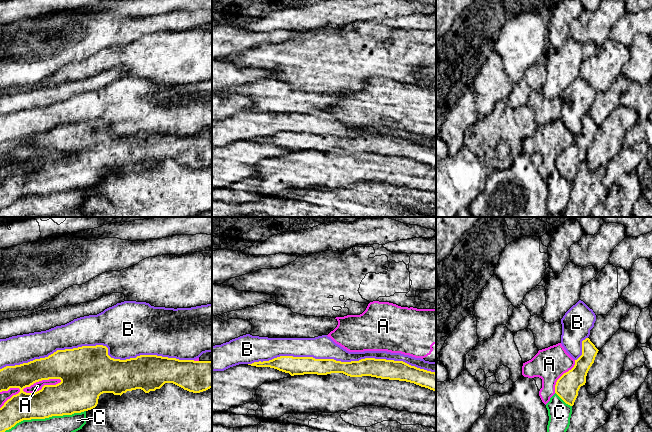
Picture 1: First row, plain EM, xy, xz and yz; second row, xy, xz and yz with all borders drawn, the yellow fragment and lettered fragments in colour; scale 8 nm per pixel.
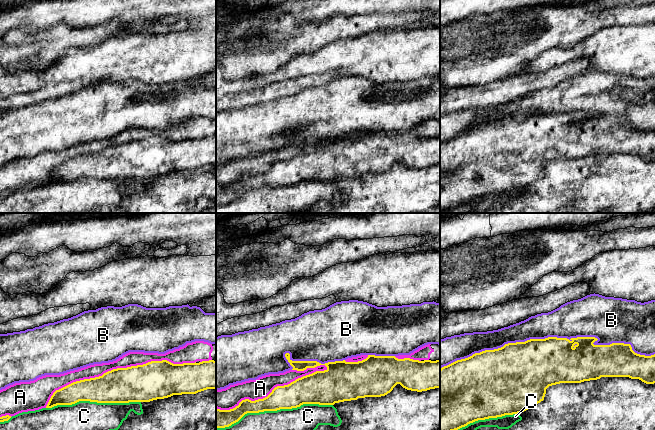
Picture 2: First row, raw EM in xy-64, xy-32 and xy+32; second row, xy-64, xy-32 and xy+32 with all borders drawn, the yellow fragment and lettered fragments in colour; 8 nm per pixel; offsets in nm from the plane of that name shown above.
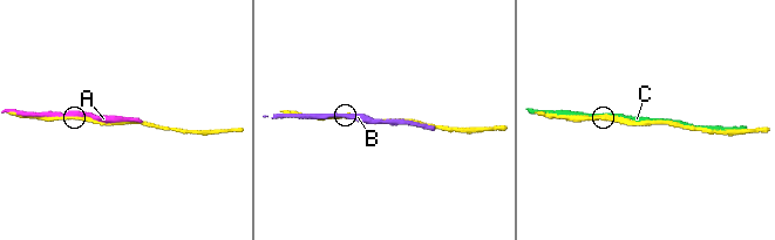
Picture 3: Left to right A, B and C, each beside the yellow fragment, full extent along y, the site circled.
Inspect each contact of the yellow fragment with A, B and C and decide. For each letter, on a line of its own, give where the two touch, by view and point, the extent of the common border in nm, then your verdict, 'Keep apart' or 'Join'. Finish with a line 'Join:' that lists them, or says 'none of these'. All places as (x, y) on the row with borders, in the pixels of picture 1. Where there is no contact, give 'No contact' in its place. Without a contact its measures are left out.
A: Touches yellow at xy (41, 380). Shared border 340 nm. Keep apart
B: Touches yellow at xy (99, 345). Shared border 1550 nm. Keep apart
C: Touches yellow at xy (44, 418). Shared border 700 nm. Keep apart
Join: none of these

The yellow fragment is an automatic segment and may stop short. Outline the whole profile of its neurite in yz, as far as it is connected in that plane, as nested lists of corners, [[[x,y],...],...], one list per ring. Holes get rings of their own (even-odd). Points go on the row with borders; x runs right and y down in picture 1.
[[[586,338],[582,341],[582,355],[575,360],[574,367],[556,382],[555,393],[568,405],[573,406],[581,386],[586,383],[587,373],[594,363],[598,349]]]

